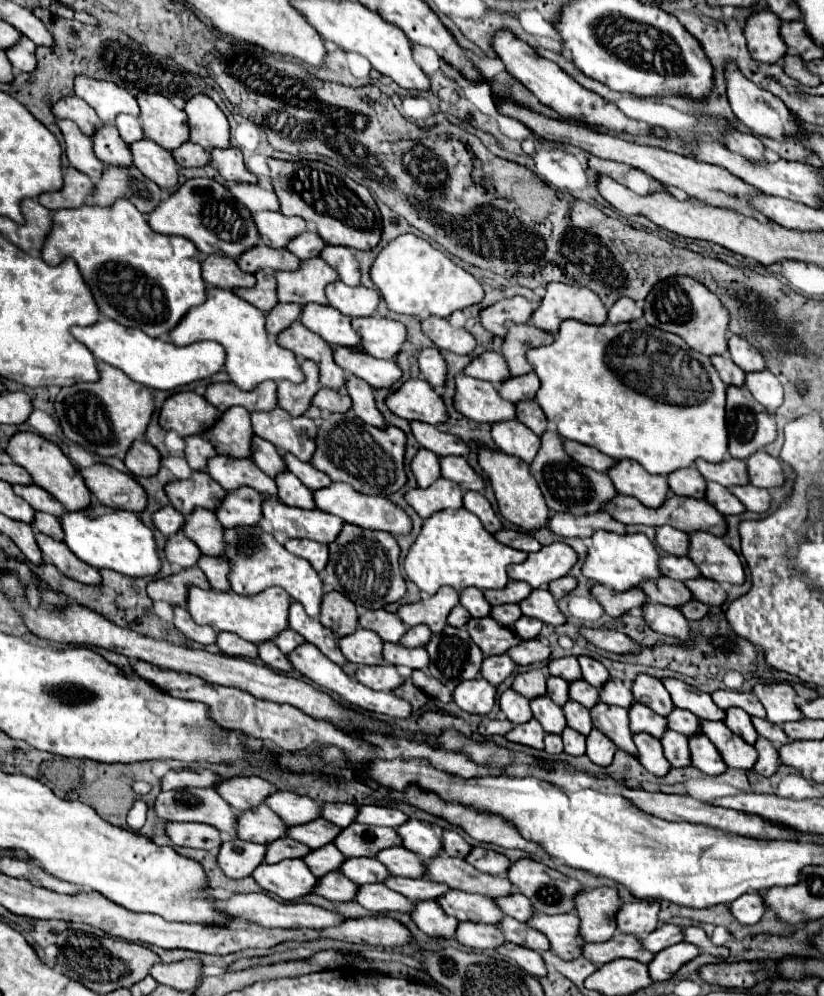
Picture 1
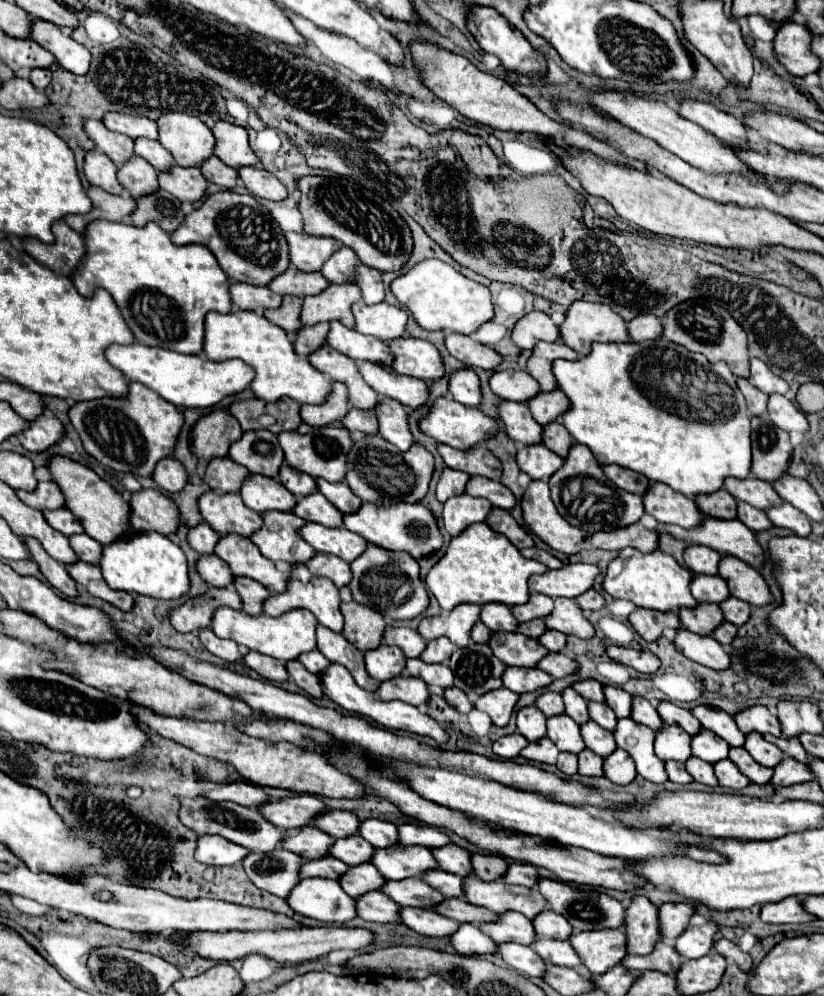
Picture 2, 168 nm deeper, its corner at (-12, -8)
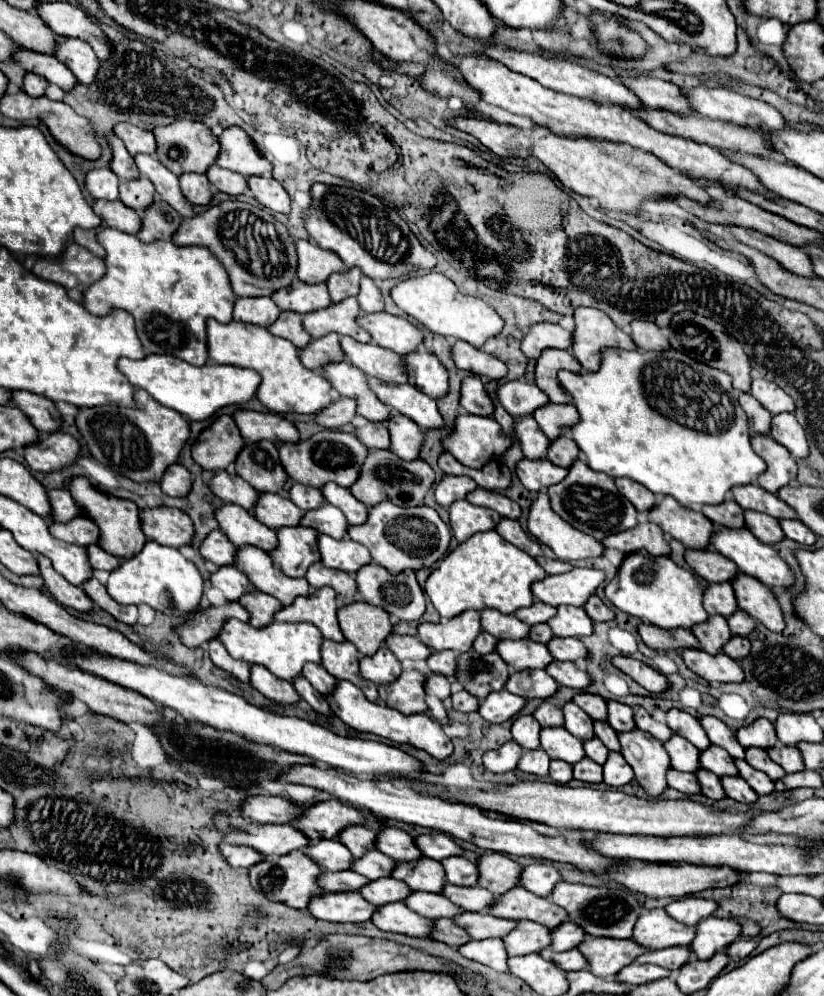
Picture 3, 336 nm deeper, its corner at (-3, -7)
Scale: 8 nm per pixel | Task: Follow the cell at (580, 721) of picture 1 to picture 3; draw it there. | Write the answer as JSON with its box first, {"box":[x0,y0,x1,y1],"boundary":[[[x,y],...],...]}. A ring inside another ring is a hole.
{"box":[583,738,609,764],"boundary":[[[591,738],[591,740],[587,740],[587,742],[583,742],[583,748],[585,748],[585,754],[587,754],[587,758],[591,758],[593,762],[597,762],[597,764],[605,764],[605,760],[607,760],[607,754],[609,754],[609,750],[601,744],[601,740],[597,740],[597,738]]]}

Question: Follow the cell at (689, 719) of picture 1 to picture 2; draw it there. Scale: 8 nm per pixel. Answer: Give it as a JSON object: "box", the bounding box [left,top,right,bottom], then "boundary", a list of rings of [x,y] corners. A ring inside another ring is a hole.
{"box":[692,729,730,765],"boundary":[[[700,729],[692,737],[692,755],[700,757],[712,765],[720,759],[726,759],[728,749],[730,749],[730,745],[726,745],[726,741],[722,741],[716,733],[710,733],[706,729]]]}

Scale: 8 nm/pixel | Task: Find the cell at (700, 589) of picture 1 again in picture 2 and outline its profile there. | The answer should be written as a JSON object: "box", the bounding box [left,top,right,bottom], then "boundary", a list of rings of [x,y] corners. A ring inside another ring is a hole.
{"box":[720,597,750,625],"boundary":[[[728,597],[720,605],[720,609],[724,613],[724,619],[734,623],[734,625],[744,625],[750,617],[750,605],[746,601],[740,601],[740,599],[734,599],[734,597]]]}

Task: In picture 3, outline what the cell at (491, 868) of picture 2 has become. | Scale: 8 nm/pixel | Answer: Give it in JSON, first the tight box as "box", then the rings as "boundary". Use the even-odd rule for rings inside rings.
{"box":[479,852,523,894],"boundary":[[[487,852],[479,856],[479,886],[487,888],[493,894],[505,894],[509,888],[519,886],[519,878],[523,872],[523,866],[513,862],[509,856],[499,852]]]}

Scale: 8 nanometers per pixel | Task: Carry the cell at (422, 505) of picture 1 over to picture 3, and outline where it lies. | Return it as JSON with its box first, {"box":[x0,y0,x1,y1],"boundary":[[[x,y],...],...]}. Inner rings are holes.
{"box":[449,500,501,542],"boundary":[[[457,500],[449,508],[449,514],[451,514],[451,530],[459,542],[469,540],[477,532],[495,530],[497,520],[501,520],[497,512],[473,506],[467,500]]]}

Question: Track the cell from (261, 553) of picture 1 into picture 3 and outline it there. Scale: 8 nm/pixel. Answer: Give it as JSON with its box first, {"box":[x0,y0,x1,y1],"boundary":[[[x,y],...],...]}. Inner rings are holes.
{"box":[275,588,343,642],"boundary":[[[319,588],[307,598],[297,598],[291,606],[285,606],[275,614],[277,622],[309,622],[317,626],[327,640],[343,642],[343,632],[337,624],[337,600],[333,588]]]}

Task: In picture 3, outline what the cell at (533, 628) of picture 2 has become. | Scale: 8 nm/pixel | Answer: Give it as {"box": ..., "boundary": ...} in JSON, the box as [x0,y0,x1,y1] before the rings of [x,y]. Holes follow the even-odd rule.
{"box":[529,624,553,644],"boundary":[[[537,624],[537,626],[531,626],[531,636],[529,638],[547,644],[553,638],[553,630],[547,624]]]}

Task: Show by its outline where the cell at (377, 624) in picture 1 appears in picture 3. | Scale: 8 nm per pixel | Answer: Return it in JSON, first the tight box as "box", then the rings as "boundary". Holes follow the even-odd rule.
{"box":[387,634,431,660],"boundary":[[[391,634],[387,638],[387,648],[397,656],[397,660],[427,660],[431,654],[431,650],[415,636]]]}

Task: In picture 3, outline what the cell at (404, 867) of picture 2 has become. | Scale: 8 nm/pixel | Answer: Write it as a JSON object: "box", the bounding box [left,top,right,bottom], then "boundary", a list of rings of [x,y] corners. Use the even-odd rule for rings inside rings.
{"box":[393,858,447,894],"boundary":[[[423,858],[417,862],[399,862],[397,868],[393,870],[393,878],[403,880],[415,892],[433,892],[433,894],[441,894],[441,888],[447,882],[441,862],[433,858]]]}

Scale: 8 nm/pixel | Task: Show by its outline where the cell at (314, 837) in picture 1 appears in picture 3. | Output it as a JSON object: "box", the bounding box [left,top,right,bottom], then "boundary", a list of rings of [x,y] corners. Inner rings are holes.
{"box":[353,850,397,880],"boundary":[[[369,850],[363,858],[357,858],[353,862],[353,870],[369,880],[379,880],[389,876],[389,872],[393,872],[393,864],[397,862],[389,860],[389,856],[381,854],[379,850]]]}

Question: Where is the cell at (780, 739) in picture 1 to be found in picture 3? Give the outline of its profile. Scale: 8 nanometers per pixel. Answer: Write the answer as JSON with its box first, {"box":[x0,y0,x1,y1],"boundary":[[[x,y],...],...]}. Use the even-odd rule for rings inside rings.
{"box":[769,746,805,774],"boundary":[[[795,746],[771,748],[771,750],[769,750],[769,758],[771,758],[773,762],[777,762],[787,774],[795,774],[795,772],[805,770],[803,756],[801,756],[799,748],[795,748]]]}

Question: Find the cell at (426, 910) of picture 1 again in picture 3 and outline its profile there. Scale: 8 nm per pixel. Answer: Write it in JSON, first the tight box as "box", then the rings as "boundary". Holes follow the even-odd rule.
{"box":[461,938,509,972],"boundary":[[[495,938],[471,940],[471,942],[461,946],[461,954],[465,958],[481,962],[481,964],[497,970],[497,972],[509,972],[509,966],[507,966],[509,954],[505,950],[503,940],[495,940]]]}

